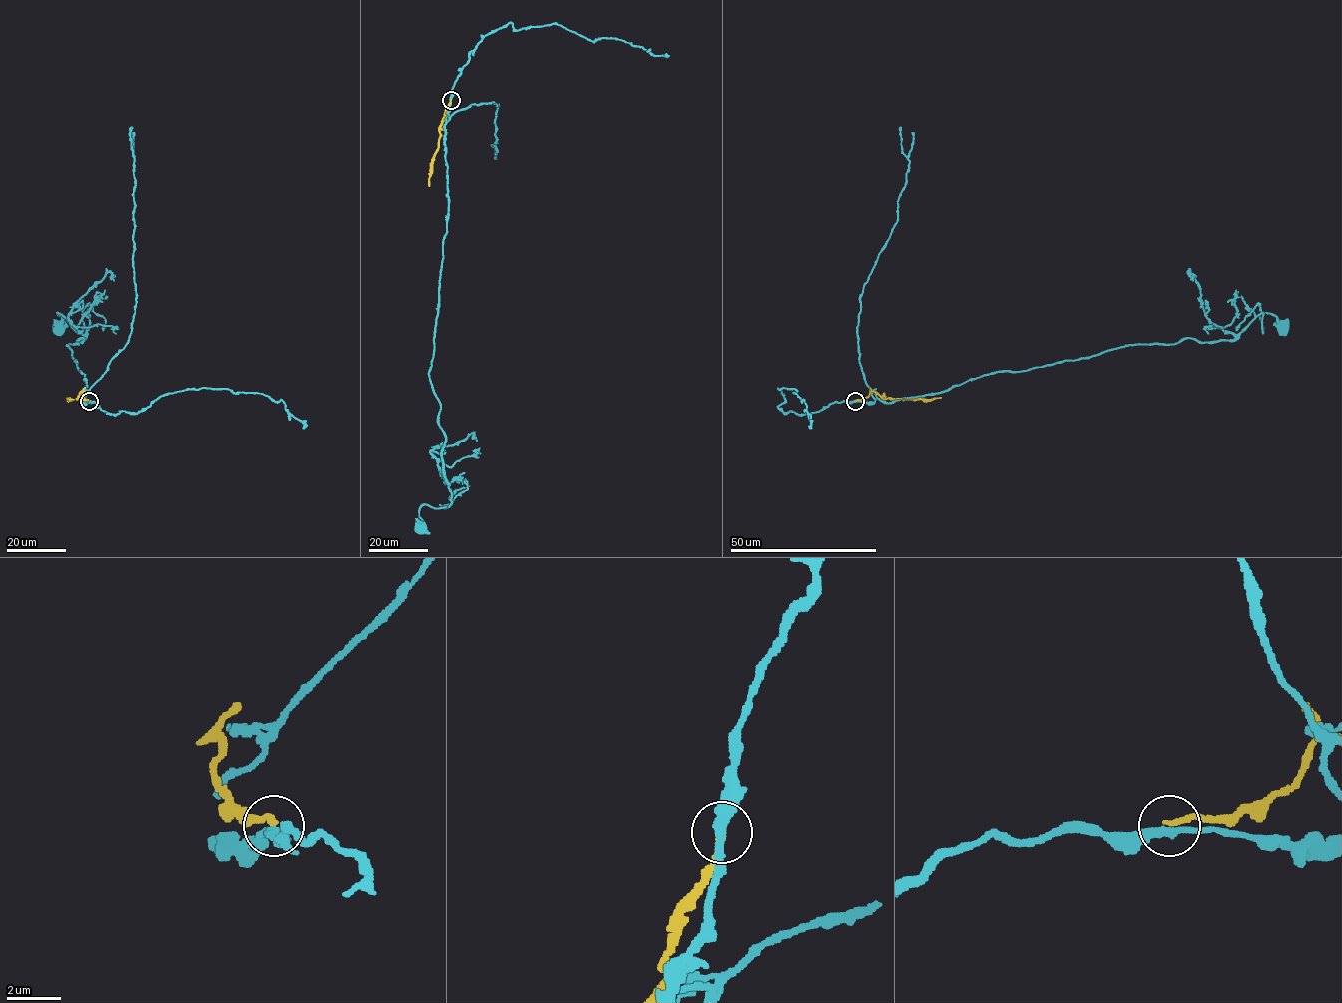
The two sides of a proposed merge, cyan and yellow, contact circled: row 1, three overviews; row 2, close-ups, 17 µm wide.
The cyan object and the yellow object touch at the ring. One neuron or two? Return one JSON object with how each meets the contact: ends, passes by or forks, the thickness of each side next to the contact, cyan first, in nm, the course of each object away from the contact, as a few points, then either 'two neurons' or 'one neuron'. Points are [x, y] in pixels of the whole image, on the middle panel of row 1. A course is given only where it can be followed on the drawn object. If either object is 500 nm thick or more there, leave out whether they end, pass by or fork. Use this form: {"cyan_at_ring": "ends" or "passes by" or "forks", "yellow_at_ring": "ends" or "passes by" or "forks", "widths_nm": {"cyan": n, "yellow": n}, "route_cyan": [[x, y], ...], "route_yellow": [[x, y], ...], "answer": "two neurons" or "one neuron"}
{"cyan_at_ring": "passes by", "yellow_at_ring": "ends", "widths_nm": {"cyan": 320, "yellow": 200}, "route_cyan": [[451, 99], [447, 227], [429, 378], [440, 406], [443, 475], [451, 494], [446, 508], [420, 508], [420, 528]], "route_yellow": [[451, 100], [439, 128], [439, 147], [431, 166], [429, 186]], "answer": "two neurons"}

